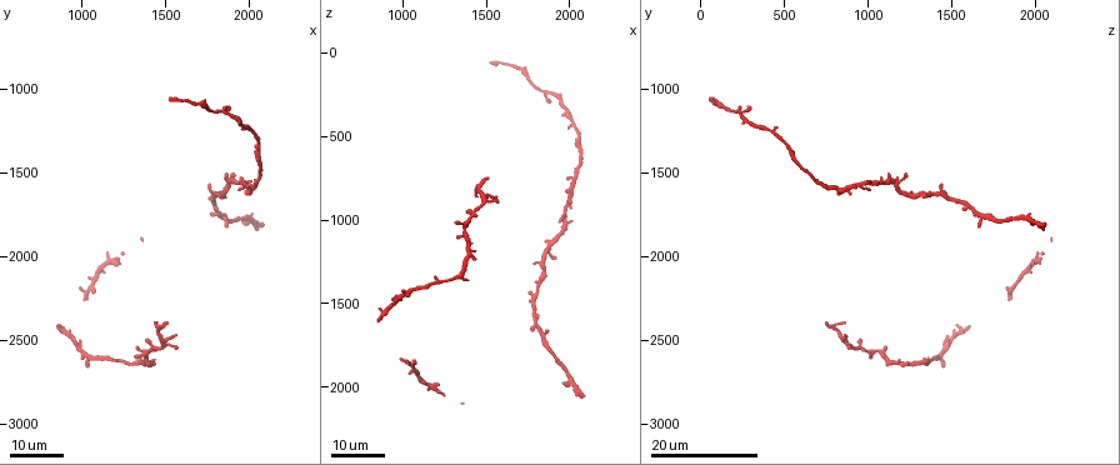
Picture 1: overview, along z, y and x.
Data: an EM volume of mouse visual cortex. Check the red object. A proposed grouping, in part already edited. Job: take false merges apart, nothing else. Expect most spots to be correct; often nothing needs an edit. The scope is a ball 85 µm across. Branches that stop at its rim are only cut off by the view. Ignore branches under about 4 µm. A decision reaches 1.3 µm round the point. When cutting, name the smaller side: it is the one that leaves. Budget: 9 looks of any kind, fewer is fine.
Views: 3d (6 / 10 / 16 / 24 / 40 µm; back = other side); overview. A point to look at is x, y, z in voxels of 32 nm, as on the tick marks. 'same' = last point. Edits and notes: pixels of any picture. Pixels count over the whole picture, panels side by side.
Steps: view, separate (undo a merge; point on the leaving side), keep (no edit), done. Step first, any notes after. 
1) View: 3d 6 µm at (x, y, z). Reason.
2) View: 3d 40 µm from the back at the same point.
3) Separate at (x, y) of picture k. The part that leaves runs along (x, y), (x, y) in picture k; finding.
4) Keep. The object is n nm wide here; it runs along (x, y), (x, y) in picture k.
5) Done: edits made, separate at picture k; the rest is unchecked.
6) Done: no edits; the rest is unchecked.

View: 3d 16 µm at (1980, 1620, 820).

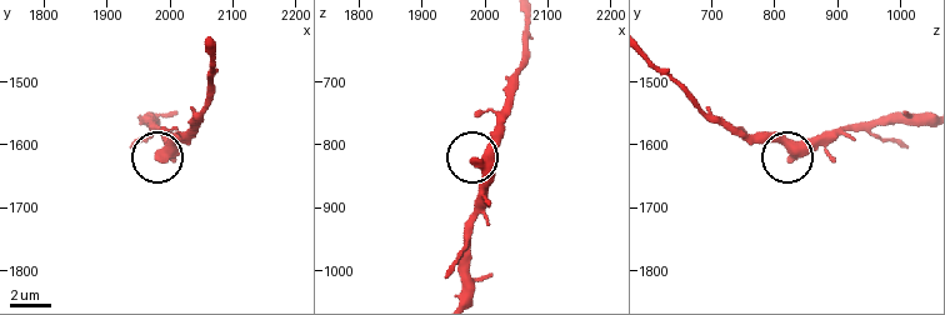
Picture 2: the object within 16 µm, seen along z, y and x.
View: 3d 10 µm at (1985, 1625, 825).

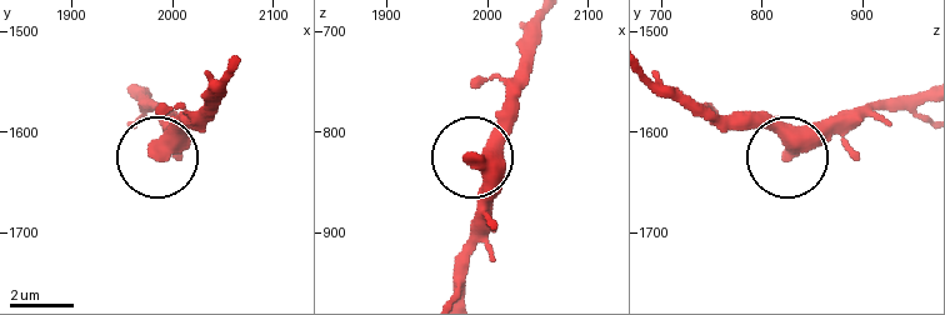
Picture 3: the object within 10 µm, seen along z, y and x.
Keep. It runs along (783, 159), (841, 116) in picture 3; all the same neuron.

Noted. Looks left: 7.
View: 3d 16 µm at (1880, 1160, 220). Side arm on a straight run.

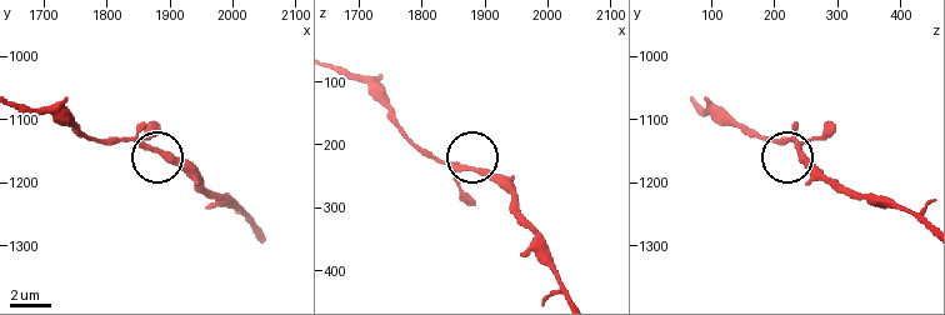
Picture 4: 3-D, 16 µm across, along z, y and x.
View: 3d 6 µm at (1890, 1155, 245). Closer look.

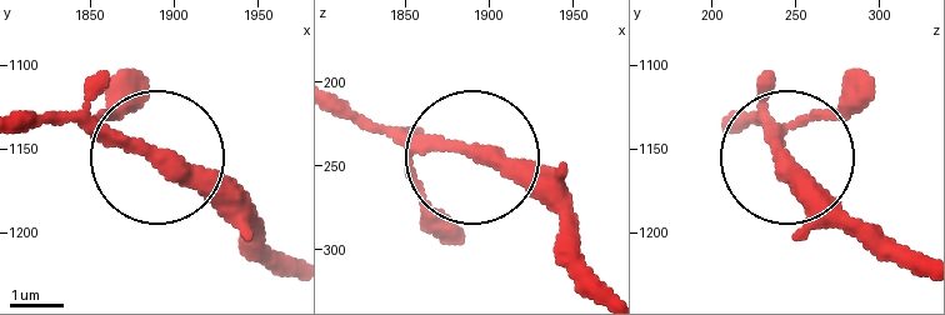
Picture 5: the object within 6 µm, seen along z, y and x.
Keep. It runs along (285, 265), (190, 184), (48, 113) in picture 5; continuous, no second neuron.

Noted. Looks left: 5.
View: 3d 16 µm at (1700, 1080, 100). Calibre changes.

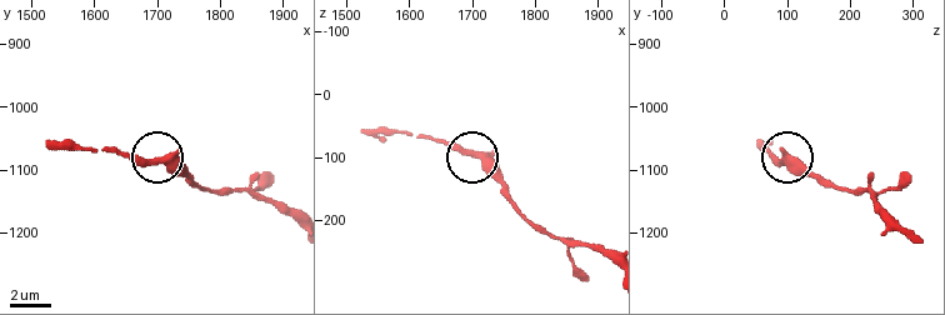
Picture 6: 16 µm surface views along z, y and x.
View: 3d 10 µm at (1695, 1090, 95). Closer look.

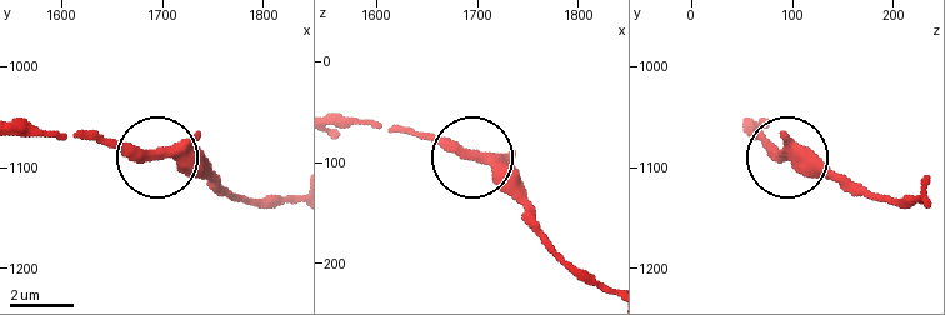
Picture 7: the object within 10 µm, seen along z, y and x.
Keep. It runs along (293, 201), (239, 201), (213, 180), (115, 143), (61, 136) in picture 7; all the same neuron.

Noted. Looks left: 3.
View: 3d 16 µm at (1380, 2580, 1060).

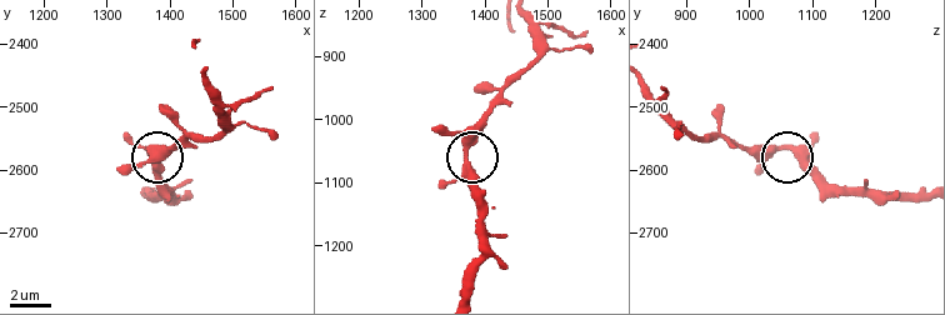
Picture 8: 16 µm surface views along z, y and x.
View: 3d 6 µm at (1375, 2565, 1060).

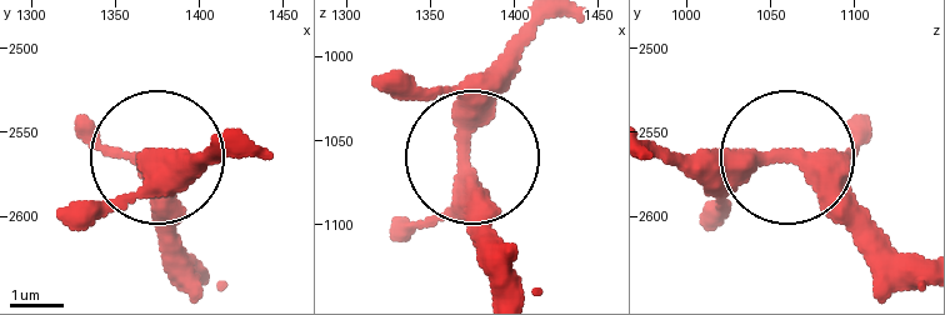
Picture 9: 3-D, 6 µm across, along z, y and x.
Keep. All the same neuron.

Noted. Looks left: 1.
Done: no edits; the rest is unchecked.

